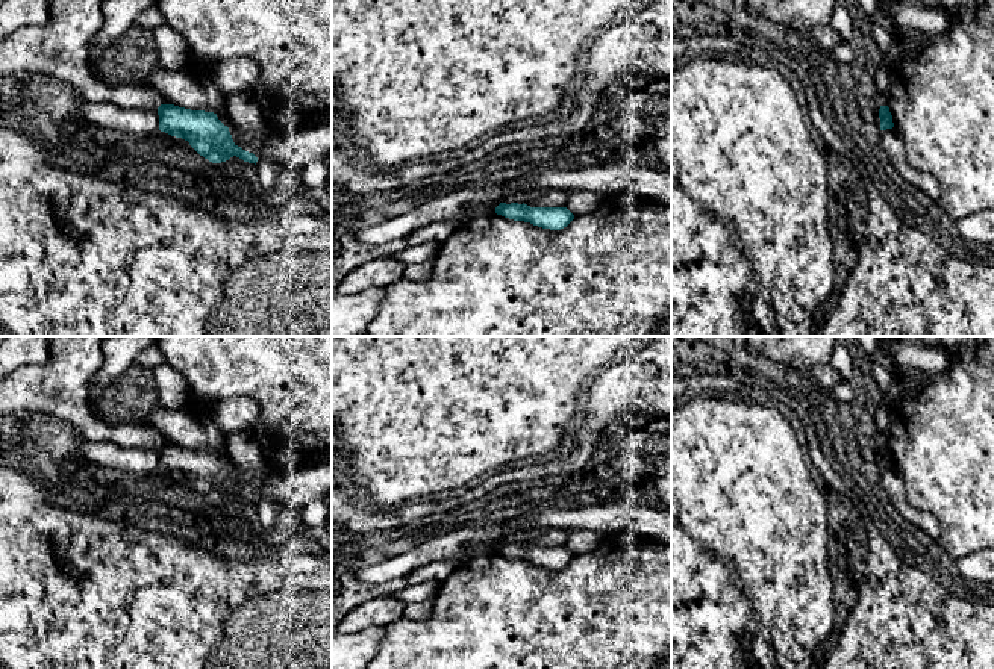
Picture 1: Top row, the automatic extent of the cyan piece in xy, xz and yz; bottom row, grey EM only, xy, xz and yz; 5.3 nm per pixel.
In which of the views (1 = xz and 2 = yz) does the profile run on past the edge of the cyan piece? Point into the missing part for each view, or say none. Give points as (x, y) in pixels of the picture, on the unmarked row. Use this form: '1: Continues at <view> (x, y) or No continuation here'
1: No continuation here
2: No continuation here

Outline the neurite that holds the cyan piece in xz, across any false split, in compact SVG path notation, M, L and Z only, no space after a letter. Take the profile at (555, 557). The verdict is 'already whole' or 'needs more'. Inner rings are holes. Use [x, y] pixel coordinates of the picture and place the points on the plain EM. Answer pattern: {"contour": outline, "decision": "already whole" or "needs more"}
{"contour": "M500 542L495 552L550 569L561 569L574 559L574 554L567 546L530 546L524 542Z", "decision": "already whole"}

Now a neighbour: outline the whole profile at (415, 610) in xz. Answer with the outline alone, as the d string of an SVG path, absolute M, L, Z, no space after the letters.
M433 599L406 604L405 616L414 621L421 621L430 616Z

